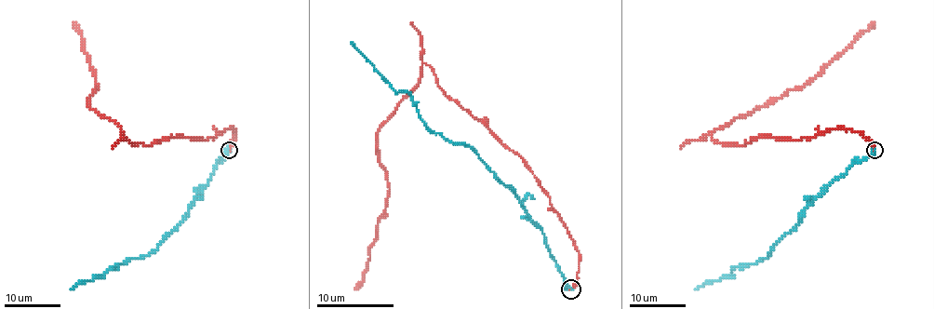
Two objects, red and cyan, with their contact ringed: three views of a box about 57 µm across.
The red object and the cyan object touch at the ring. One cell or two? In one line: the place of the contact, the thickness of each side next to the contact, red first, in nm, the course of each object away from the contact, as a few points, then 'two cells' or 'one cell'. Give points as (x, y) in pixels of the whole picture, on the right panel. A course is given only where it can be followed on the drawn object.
at (874, 150); 200 nm thick on the red side, 460 nm on the other; red runs (875, 151), (860, 132), (840, 127), (812, 138), (758, 137), (739, 146), (711, 137), (807, 85), (875, 21); cyan runs (875, 151), (854, 160), (809, 206), (767, 257), (735, 265), (730, 277), (707, 281), (696, 289); two cells

